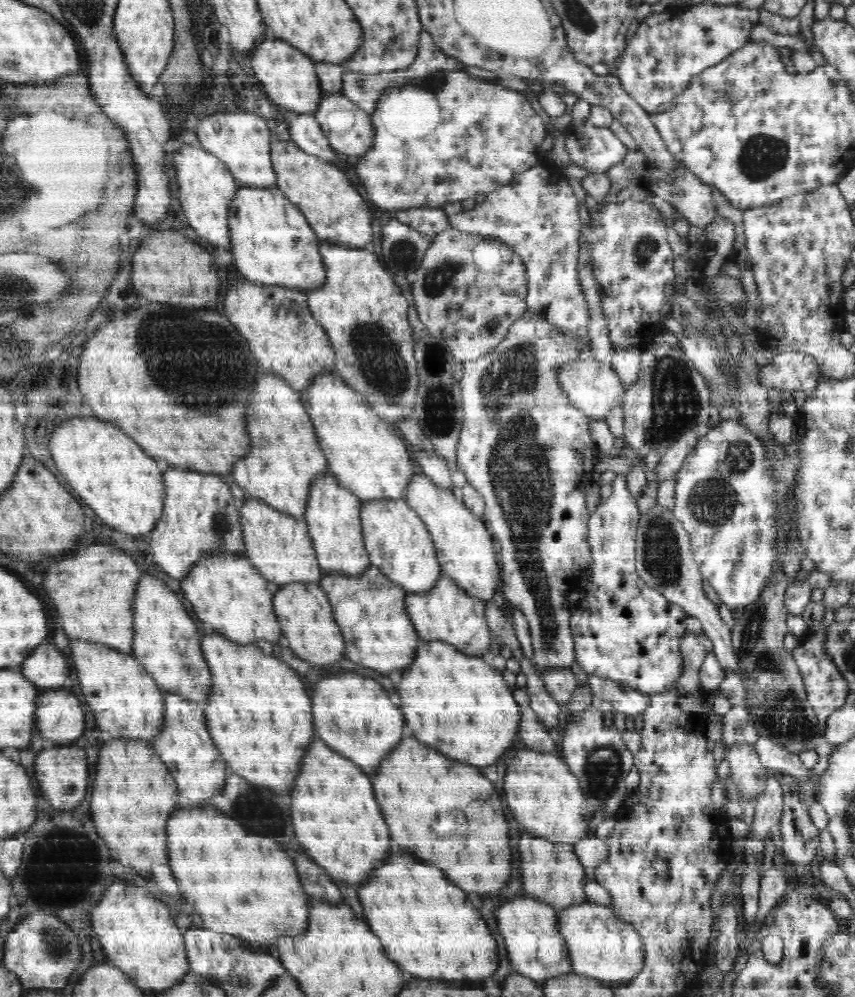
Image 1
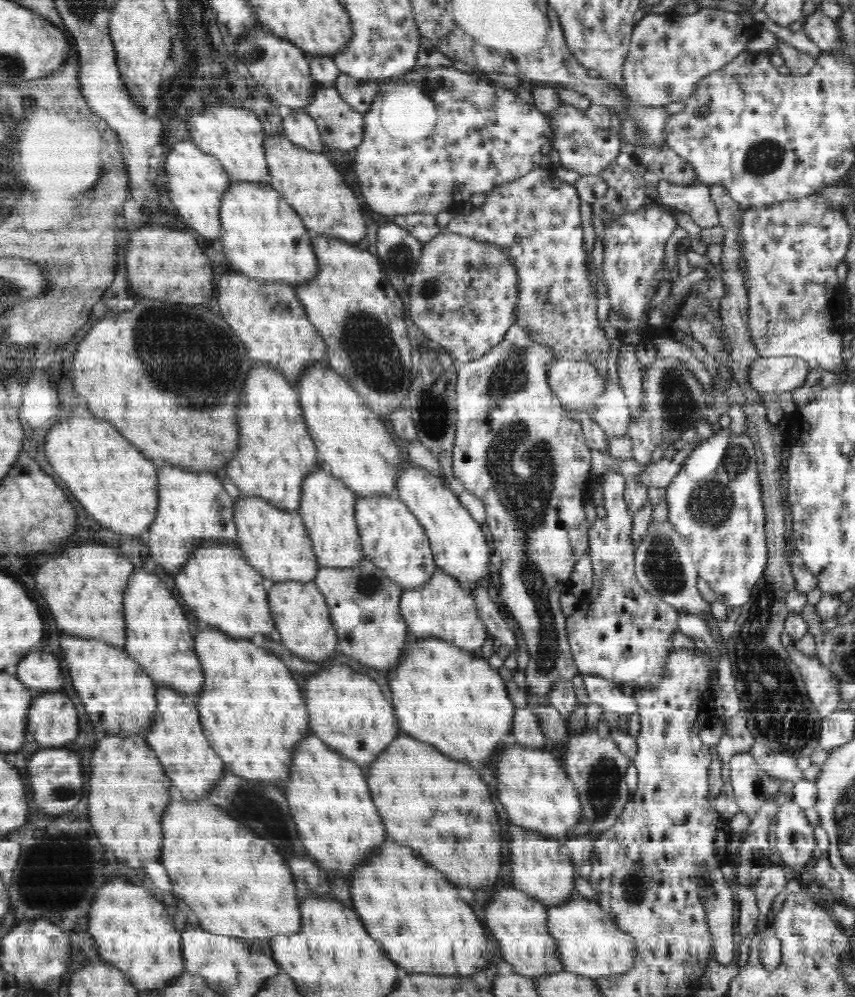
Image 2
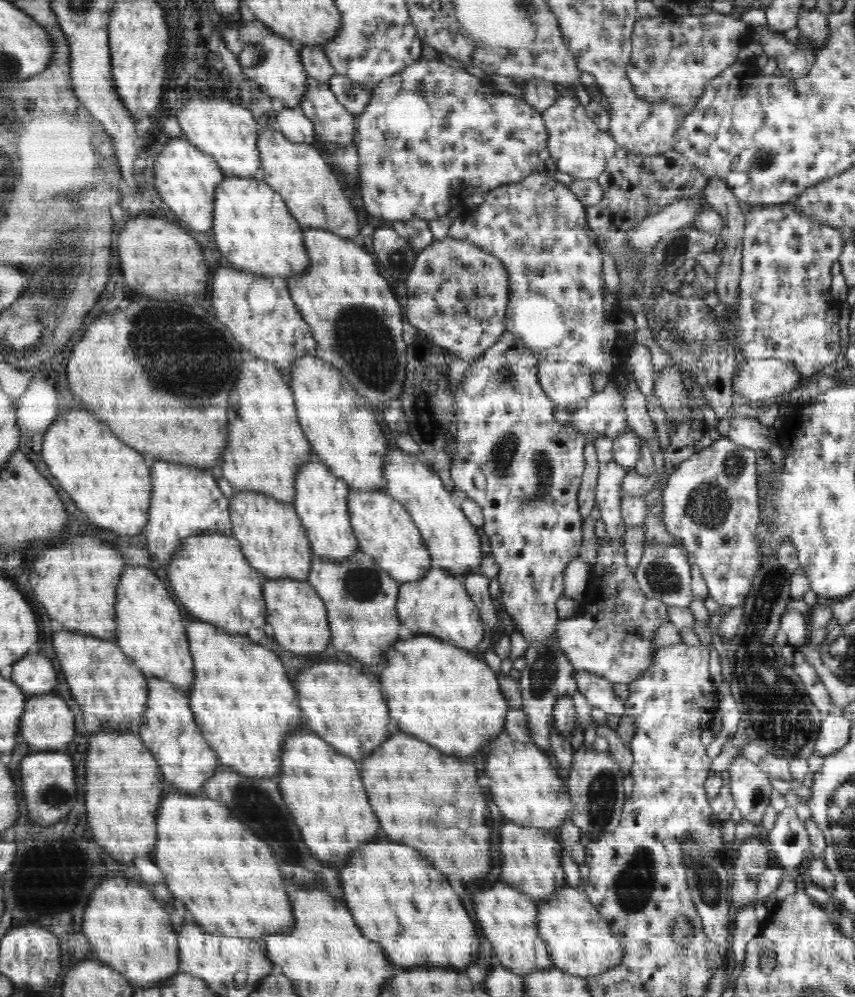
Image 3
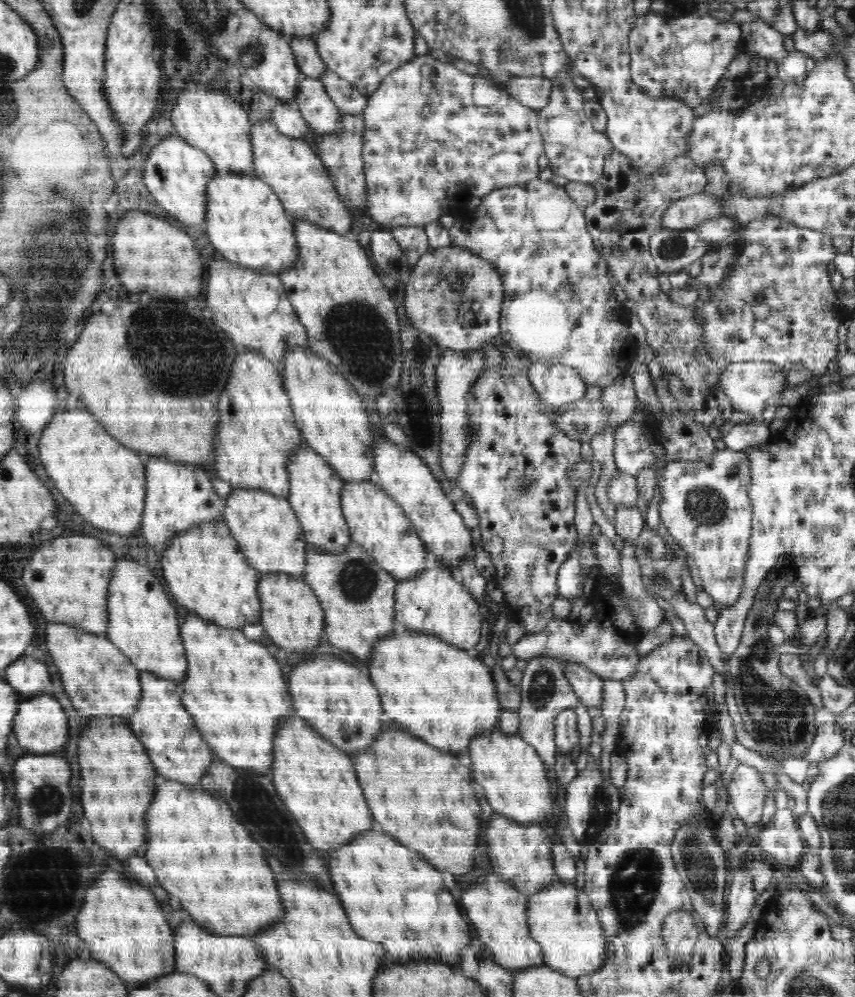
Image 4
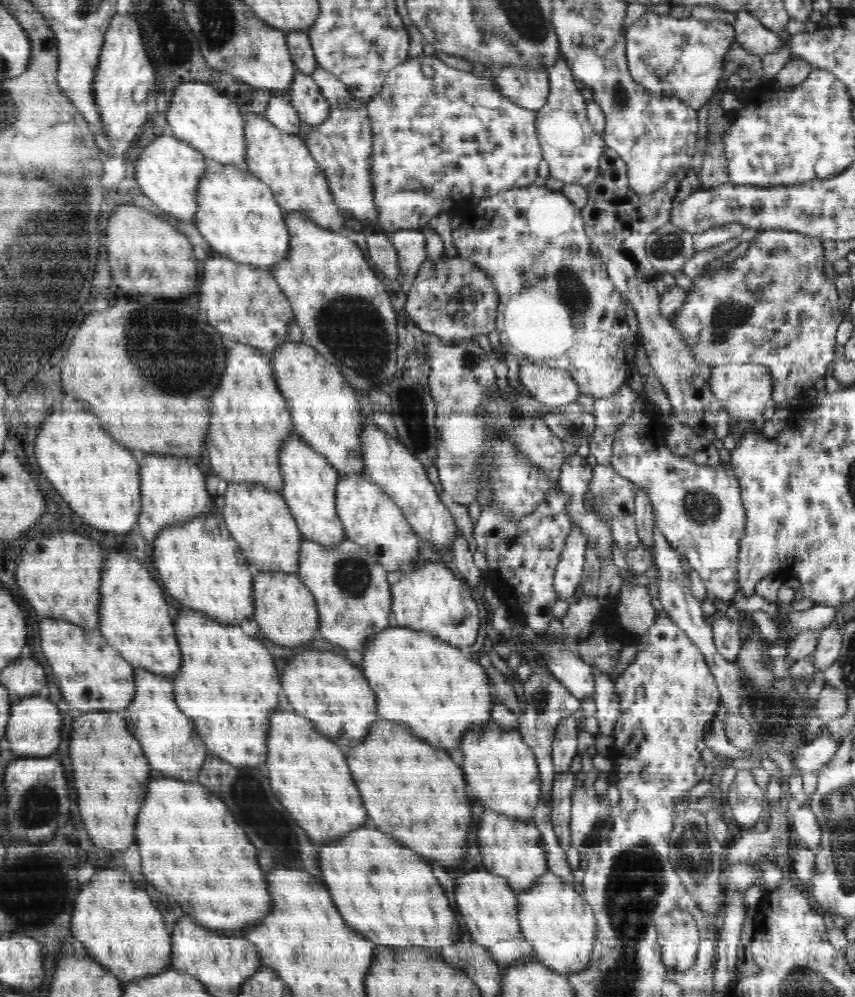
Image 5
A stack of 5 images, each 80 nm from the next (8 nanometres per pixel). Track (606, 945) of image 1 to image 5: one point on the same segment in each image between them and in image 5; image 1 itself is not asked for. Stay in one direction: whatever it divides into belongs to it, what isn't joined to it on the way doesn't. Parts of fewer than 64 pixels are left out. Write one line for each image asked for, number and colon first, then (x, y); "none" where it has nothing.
2: (588, 943)
3: (579, 942)
4: (561, 919)
5: (558, 923)

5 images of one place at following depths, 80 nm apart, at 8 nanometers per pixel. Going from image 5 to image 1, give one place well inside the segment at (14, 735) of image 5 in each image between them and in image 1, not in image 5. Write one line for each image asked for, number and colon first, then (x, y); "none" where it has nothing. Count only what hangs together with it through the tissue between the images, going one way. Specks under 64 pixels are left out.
1: (60, 716)
2: (52, 718)
3: (47, 723)
4: (41, 726)

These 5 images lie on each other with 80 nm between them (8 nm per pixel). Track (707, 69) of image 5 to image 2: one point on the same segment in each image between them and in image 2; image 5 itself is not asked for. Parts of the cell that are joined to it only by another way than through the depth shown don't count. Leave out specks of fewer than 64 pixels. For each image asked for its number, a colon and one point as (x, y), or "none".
2: (668, 58)
3: (670, 61)
4: (685, 57)

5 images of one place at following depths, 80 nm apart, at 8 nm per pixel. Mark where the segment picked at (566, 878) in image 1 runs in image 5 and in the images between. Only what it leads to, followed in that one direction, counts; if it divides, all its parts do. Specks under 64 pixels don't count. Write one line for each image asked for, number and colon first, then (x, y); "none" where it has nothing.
2: (541, 866)
3: (531, 858)
4: (522, 855)
5: (513, 849)

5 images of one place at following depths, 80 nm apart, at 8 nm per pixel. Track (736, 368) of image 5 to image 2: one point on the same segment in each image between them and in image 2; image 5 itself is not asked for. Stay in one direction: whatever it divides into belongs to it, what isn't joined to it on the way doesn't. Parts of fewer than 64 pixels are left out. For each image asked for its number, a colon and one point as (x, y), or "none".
2: (778, 374)
3: (759, 381)
4: (751, 386)

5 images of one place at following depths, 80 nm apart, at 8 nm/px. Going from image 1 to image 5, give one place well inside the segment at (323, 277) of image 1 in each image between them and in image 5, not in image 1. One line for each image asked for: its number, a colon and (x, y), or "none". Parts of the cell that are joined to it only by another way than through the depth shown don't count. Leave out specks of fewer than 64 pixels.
2: (263, 237)
3: (253, 228)
4: (246, 223)
5: (237, 214)

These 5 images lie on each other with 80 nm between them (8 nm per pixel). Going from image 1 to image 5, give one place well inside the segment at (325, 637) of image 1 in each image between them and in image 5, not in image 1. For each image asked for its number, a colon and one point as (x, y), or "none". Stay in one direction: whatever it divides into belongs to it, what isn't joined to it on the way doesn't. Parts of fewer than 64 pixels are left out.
2: (299, 610)
3: (294, 610)
4: (291, 615)
5: (285, 609)

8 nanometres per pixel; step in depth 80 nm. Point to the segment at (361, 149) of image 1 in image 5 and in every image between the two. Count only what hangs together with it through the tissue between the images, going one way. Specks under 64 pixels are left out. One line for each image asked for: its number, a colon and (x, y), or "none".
2: (341, 127)
3: (334, 124)
4: (317, 108)
5: (305, 95)

